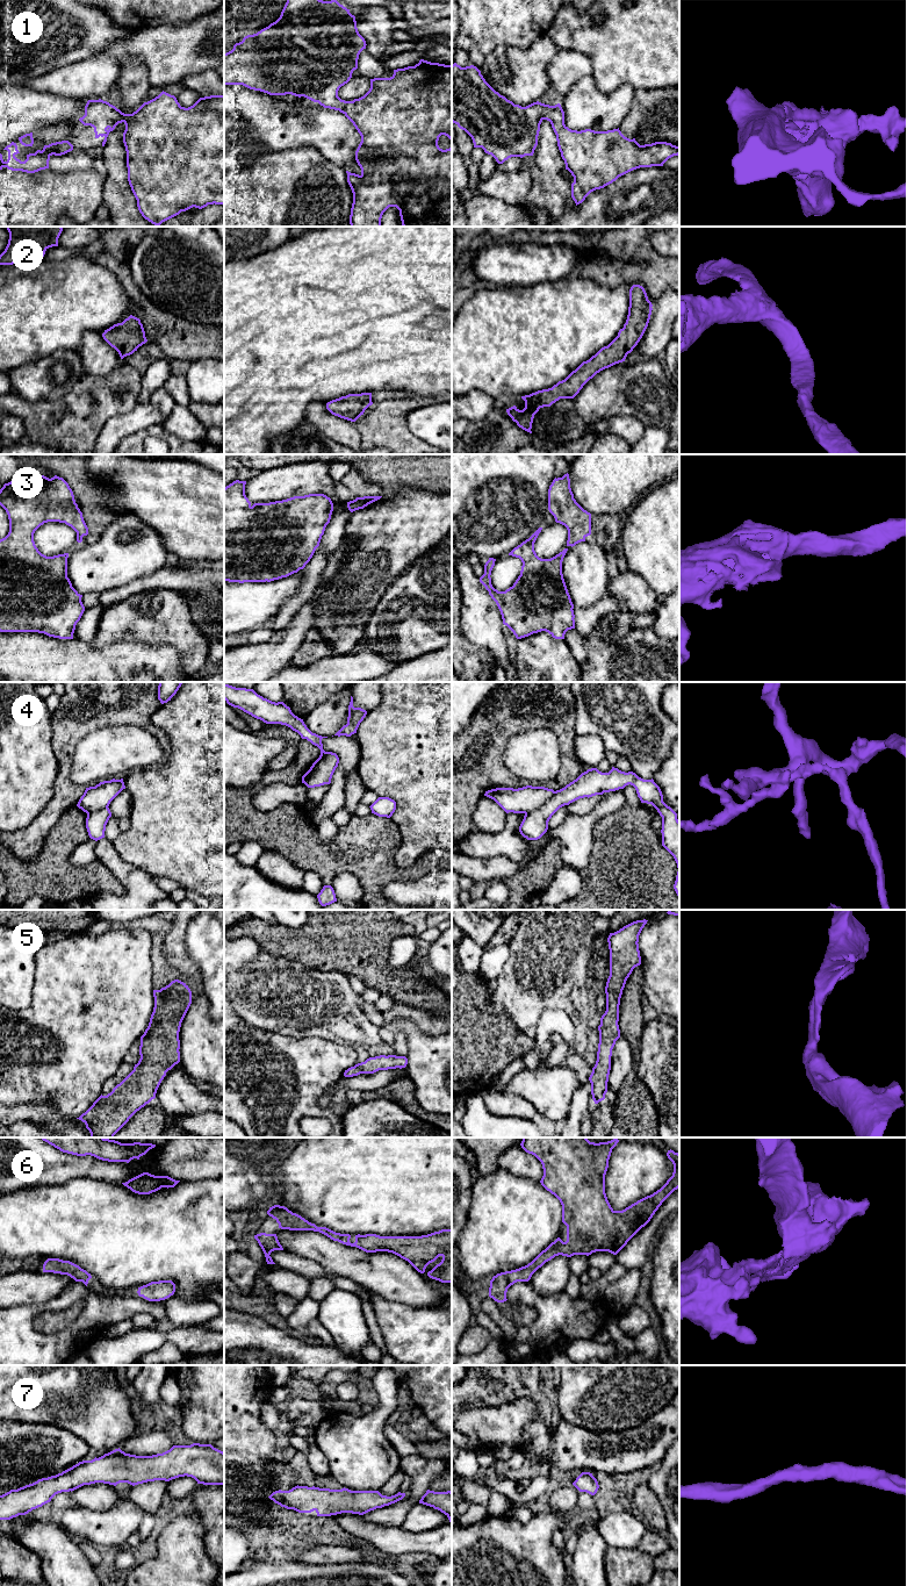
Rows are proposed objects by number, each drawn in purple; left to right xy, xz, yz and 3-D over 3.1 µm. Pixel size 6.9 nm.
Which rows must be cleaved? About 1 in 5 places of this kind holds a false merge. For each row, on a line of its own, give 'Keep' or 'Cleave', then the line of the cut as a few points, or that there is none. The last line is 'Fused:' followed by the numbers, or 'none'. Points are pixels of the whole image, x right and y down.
1: Keep. No split
2: Keep. No split
3: Keep. No split
4: Cleave. Split along yz (555, 791), (538, 808), (525, 813)
5: Keep. No split
6: Keep. No split
7: Keep. No split
Fused: 4

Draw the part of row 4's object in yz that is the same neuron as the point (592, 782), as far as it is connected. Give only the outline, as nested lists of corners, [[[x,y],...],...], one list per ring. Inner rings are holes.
[[[614,767],[609,773],[602,773],[597,768],[588,769],[564,788],[556,790],[539,809],[525,813],[519,832],[527,840],[538,840],[547,832],[549,819],[560,808],[580,798],[624,789],[628,784],[635,788],[641,803],[652,804],[662,817],[662,846],[677,863],[674,889],[679,897],[679,820],[677,813],[663,802],[662,791],[653,778],[643,780],[633,772],[625,773]]]

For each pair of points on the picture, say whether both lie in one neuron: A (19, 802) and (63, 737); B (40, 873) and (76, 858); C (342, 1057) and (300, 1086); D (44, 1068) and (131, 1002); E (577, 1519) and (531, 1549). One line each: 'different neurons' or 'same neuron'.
A: different neurons
B: different neurons
C: same neuron
D: same neuron
E: same neuron

